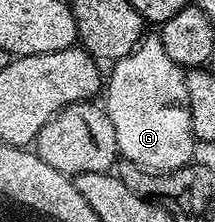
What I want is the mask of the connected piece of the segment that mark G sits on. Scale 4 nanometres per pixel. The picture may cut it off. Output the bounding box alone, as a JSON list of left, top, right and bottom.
[104,34,196,173]

